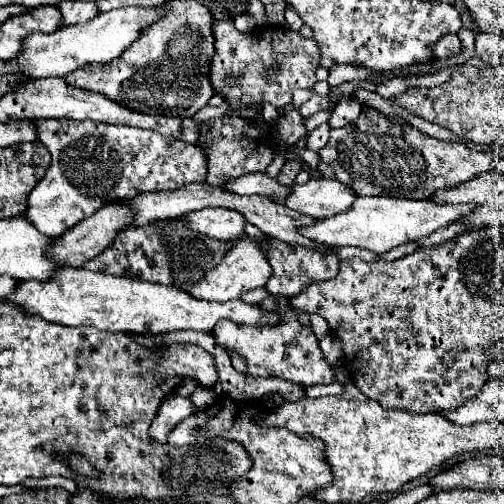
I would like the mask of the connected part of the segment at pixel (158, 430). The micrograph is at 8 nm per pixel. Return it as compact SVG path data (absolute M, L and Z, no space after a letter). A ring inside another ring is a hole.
M177 394L167 396L161 406L159 412L151 424L151 442L167 442L167 434L187 416L193 414L193 404L189 398L181 398Z

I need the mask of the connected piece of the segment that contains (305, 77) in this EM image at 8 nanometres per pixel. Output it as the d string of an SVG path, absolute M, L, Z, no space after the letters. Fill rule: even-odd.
M217 20L213 34L215 58L211 58L211 86L215 86L215 94L223 96L235 108L259 108L263 104L285 108L291 104L293 90L313 88L317 82L315 70L319 66L319 46L313 38L303 38L299 32L273 24L243 34L235 28L233 20ZM275 64L279 64L279 74L267 74Z

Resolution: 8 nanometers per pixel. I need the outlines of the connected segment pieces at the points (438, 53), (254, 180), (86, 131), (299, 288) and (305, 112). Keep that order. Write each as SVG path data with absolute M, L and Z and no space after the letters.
M455 34L443 36L435 46L433 46L433 56L435 58L451 58L461 52L461 40Z
M267 172L263 174L245 174L243 178L235 178L223 186L229 192L235 192L239 196L251 196L251 194L263 194L267 198L275 196L287 196L289 188L281 186L277 180L269 178Z
M39 118L33 120L35 128L39 130L39 142L47 146L51 152L51 166L47 168L47 174L41 178L39 186L31 192L31 198L27 200L27 210L23 212L25 218L31 220L31 224L37 226L41 234L47 234L49 238L61 236L65 230L73 228L81 220L95 214L103 202L117 202L123 198L133 198L141 192L157 192L157 190L177 190L179 186L191 184L191 182L205 182L207 176L207 156L203 154L201 146L191 146L181 140L165 138L150 130L131 128L131 126L117 126L117 124L105 124L105 122L75 122L67 118Z
M259 238L261 242L261 250L267 256L267 262L273 268L273 274L265 286L265 290L269 294L275 296L285 296L285 298L293 298L299 292L303 292L303 288L311 282L321 282L327 278L335 278L337 270L339 270L339 258L333 250L321 252L321 250L311 250L311 248L303 248L299 244L285 244L277 238Z
M313 94L311 100L307 100L307 102L301 106L301 116L303 116L303 118L309 118L309 116L313 116L315 112L325 110L325 108L329 108L329 98L327 98L327 96Z

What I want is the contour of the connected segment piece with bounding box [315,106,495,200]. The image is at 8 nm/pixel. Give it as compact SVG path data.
M363 106L357 122L331 128L329 142L317 154L319 166L315 170L323 178L337 178L357 196L427 200L439 188L453 188L495 168L493 152L477 152L461 142L443 142L413 126L393 124L371 106Z

